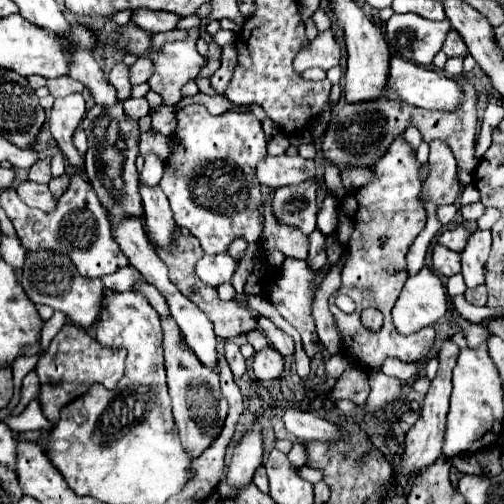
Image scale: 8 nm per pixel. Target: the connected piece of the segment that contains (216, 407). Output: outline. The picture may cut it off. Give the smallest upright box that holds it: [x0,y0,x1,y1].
[162,319,228,457]

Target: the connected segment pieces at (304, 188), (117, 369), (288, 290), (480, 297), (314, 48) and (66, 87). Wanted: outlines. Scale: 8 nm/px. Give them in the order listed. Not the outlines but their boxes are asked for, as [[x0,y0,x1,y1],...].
[[272,179,316,235],[36,323,126,423],[268,259,322,361],[466,285,486,307],[294,31,342,73],[48,77,84,97]]

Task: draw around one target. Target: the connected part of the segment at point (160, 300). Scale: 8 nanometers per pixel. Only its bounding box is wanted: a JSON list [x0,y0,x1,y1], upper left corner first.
[132,279,170,319]

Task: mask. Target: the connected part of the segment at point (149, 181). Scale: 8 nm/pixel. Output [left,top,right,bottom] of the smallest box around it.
[140,153,164,187]

